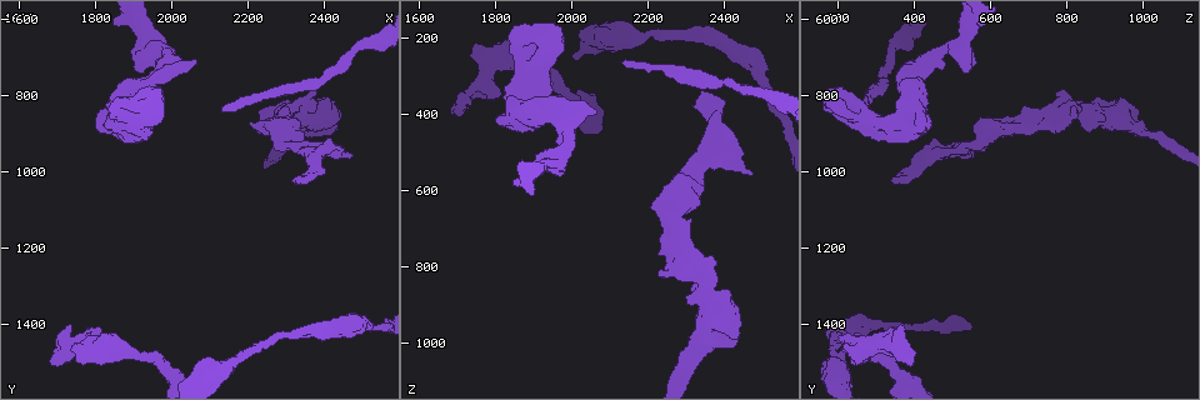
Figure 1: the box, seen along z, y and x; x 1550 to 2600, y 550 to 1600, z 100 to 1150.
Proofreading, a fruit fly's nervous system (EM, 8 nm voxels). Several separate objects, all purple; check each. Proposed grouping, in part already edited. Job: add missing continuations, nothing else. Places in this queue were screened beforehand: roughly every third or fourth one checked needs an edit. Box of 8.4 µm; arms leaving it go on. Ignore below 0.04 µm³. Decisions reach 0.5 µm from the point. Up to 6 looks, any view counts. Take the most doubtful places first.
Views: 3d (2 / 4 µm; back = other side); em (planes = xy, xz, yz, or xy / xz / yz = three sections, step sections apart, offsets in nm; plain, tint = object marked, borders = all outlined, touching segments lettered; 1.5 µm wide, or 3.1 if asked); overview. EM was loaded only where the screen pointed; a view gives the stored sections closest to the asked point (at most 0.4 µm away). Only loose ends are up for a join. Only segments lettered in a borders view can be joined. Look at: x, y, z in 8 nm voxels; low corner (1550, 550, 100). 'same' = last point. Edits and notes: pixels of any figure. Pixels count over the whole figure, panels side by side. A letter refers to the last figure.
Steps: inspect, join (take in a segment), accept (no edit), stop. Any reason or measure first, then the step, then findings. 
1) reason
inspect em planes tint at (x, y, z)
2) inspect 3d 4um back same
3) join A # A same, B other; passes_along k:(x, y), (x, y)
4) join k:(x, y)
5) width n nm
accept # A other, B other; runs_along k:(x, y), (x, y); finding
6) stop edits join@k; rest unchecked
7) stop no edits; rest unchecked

branch stops here
inspect em planes borders at (2440, 840, 985)

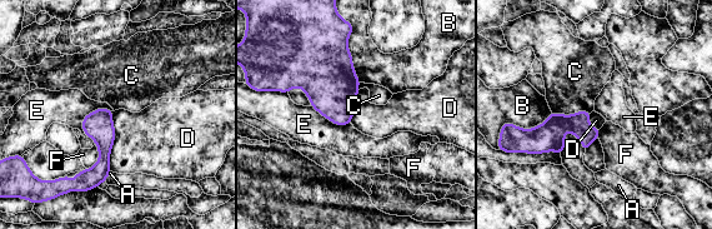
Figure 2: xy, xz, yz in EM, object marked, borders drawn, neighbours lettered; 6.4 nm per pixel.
accept # A other, B other, C other, D other, E other, F other; border 2:(113, 111), (114, 143), (109, 170); none of them fits

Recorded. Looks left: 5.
free end
inspect em yz step 8 tint at (2385, 790, 790)

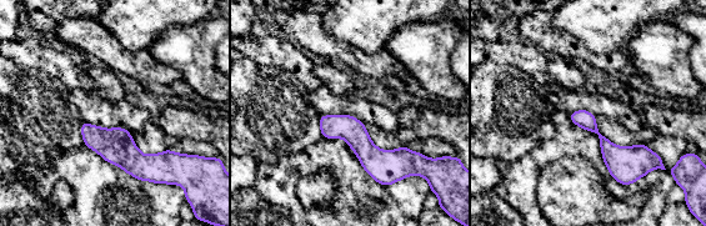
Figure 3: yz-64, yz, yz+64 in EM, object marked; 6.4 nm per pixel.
inspect em planes borders same

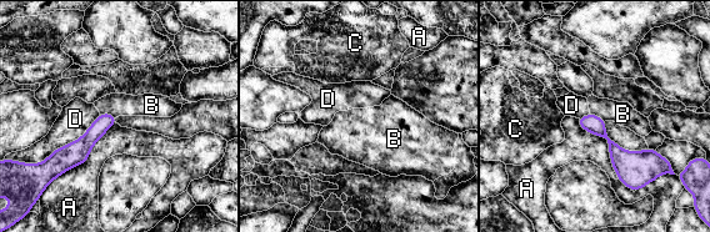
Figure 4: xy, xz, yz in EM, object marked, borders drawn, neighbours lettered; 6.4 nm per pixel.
accept # A other, B other, C other, D other; runs_along 4:(583, 121), (625, 159), (654, 159); no lettered segment goes on from it

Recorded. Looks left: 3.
an open end
inspect em planes borders at (2475, 965, 555)

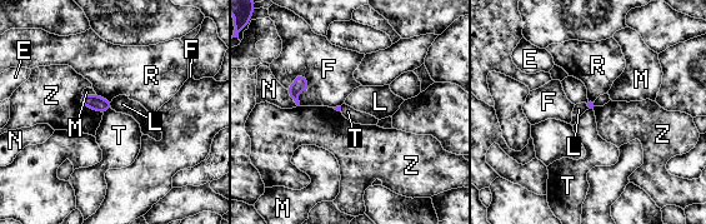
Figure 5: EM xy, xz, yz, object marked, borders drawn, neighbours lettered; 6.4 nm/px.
longest_contact F 200 nm
accept # E other, F other, L other, M other, N other, R other, T other, Z other; border 5:(110, 106), (103, 113); no lettered segment goes on from it

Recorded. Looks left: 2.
stop no edits; rest unchecked

